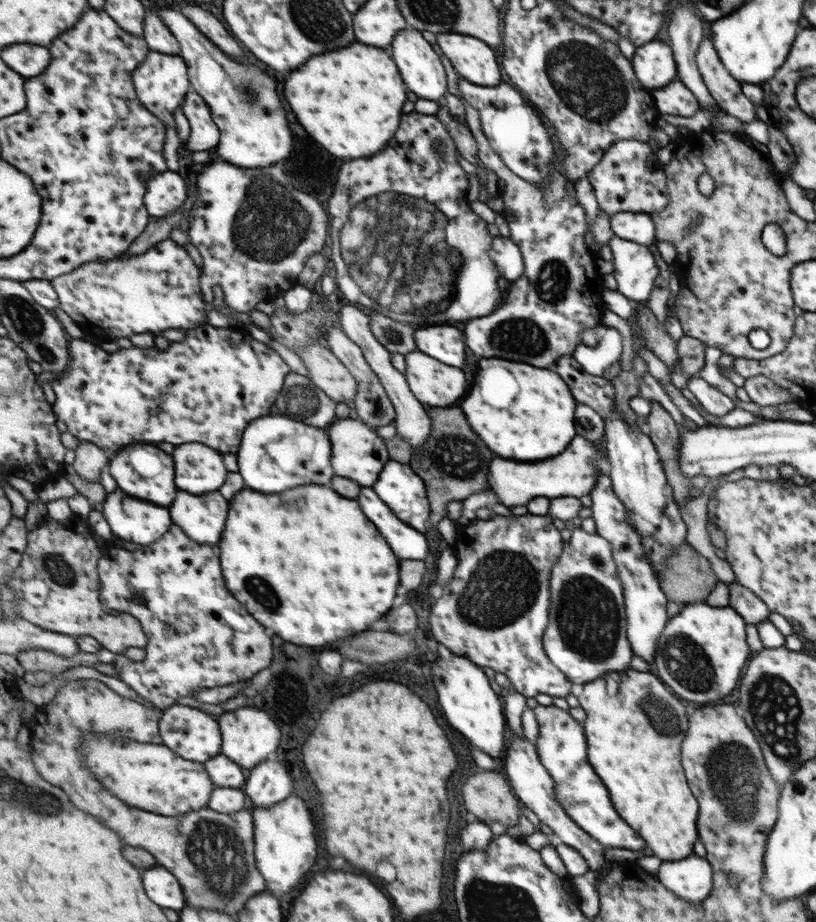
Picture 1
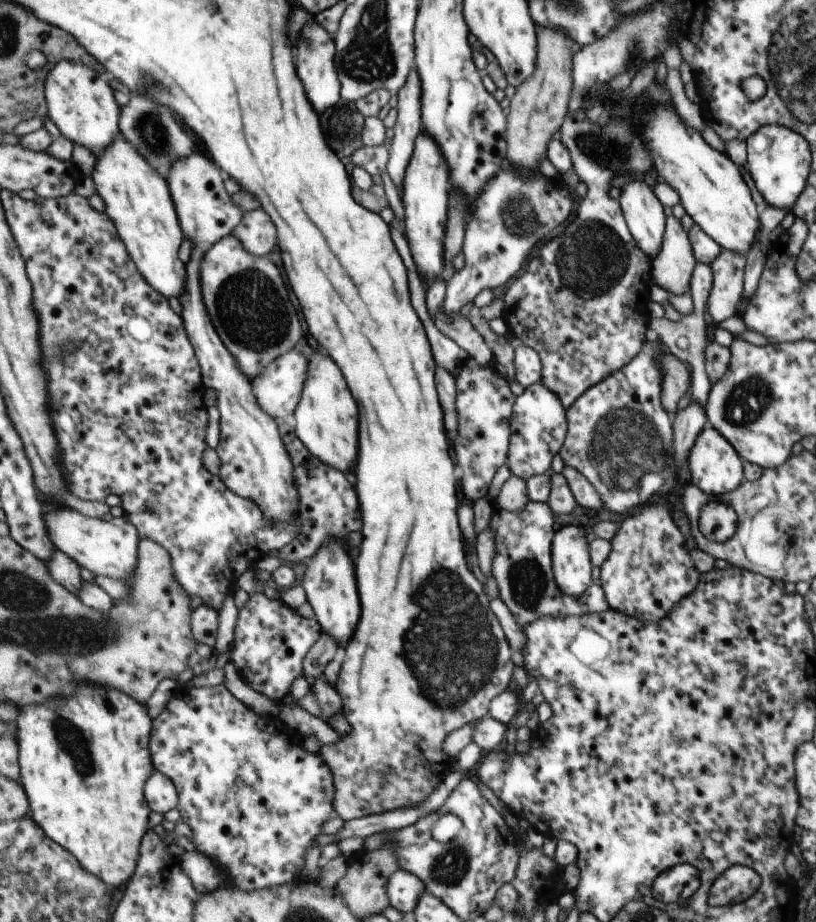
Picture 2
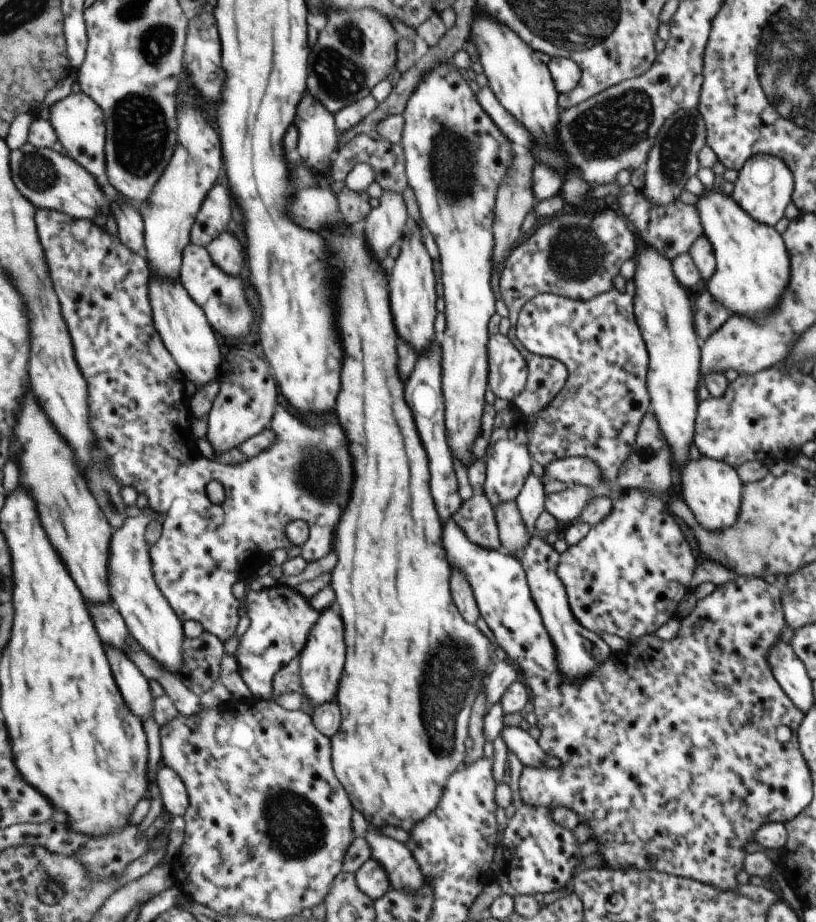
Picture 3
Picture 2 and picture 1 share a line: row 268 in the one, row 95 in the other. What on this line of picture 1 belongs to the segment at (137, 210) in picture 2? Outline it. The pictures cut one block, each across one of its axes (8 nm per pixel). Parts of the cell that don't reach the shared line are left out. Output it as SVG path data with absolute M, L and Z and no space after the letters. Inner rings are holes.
M153 52L147 56L147 60L141 64L141 68L137 68L135 76L135 84L137 84L137 92L141 96L141 102L155 114L159 116L167 126L175 126L177 128L177 118L175 112L183 106L183 102L187 100L187 94L193 90L193 82L189 76L189 66L187 60L183 56L171 56L171 54L163 54L163 52Z

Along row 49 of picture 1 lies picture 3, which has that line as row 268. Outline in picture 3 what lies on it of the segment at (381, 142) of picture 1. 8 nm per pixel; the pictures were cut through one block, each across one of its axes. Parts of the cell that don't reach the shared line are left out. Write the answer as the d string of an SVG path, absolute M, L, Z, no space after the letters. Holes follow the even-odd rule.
M341 226L341 230L345 230L345 232L335 232L335 236L333 236L331 242L329 242L329 246L331 246L333 254L335 254L335 262L343 266L343 274L345 274L345 276L343 276L343 278L345 278L345 280L343 280L345 290L341 292L341 306L339 306L339 308L341 308L339 326L341 326L343 338L345 338L345 374L343 374L343 386L345 386L345 390L341 390L341 402L337 402L337 416L341 418L341 426L345 426L345 436L347 436L347 440L349 440L349 454L351 454L351 458L353 458L355 480L353 480L353 490L351 490L351 498L349 498L349 510L345 510L345 518L341 518L341 526L339 526L339 532L337 532L337 554L339 554L339 564L337 564L335 572L333 572L333 582L331 582L331 586L333 586L335 592L337 592L337 600L339 600L339 604L341 604L341 616L345 618L345 642L349 642L349 662L345 662L345 678L341 680L341 690L339 690L339 696L337 696L337 698L339 698L339 704L341 704L341 712L343 712L343 726L341 726L339 734L337 734L335 738L331 738L331 740L333 740L333 766L335 766L337 778L343 782L343 786L345 786L345 790L347 790L351 802L353 802L353 808L357 808L357 810L363 814L363 818L369 822L369 828L381 830L381 828L393 826L393 828L401 828L401 830L405 830L405 832L409 834L417 822L421 822L431 810L437 808L437 802L439 802L439 798L441 798L441 794L443 794L443 786L445 786L447 778L453 774L455 766L463 760L465 730L469 730L471 708L473 708L473 702L475 702L475 698L477 698L477 692L479 692L479 688L481 688L481 684L483 684L483 682L479 682L479 680L481 680L481 674L483 674L485 666L491 662L493 646L491 646L491 644L487 642L487 638L475 628L475 624L467 624L467 622L463 620L461 612L455 608L453 600L449 598L449 584L447 584L447 580L449 580L449 566L447 566L447 562L445 562L445 558L443 558L443 550L445 550L445 548L441 548L441 542L439 542L439 534L441 534L439 518L437 518L437 514L435 514L433 500L431 500L429 490L427 490L427 478L429 478L429 474L427 474L427 458L425 458L425 452L423 452L423 448L421 448L421 444L419 444L419 438L417 438L417 434L415 434L415 426L413 426L413 420L411 420L411 412L409 412L407 404L403 402L403 392L401 392L401 390L403 390L403 384L401 384L401 380L397 378L397 368L395 368L395 360L397 360L397 356L395 356L395 338L397 338L397 336L393 334L391 314L389 314L389 306L387 306L387 292L385 292L385 288L383 288L383 286L385 286L383 272L379 270L379 266L377 266L377 264L371 260L371 256L369 256L369 252L367 252L367 248L365 248L365 244L363 244L363 240L361 240L361 238L363 238L363 232L361 232L359 228L349 228L349 226Z

